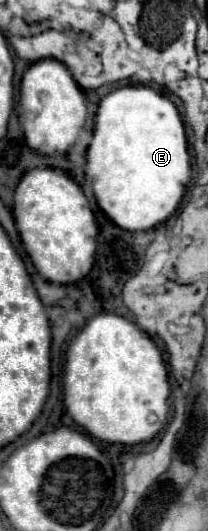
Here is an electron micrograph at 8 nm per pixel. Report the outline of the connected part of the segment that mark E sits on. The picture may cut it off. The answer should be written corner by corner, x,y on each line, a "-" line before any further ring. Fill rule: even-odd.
127,85
105,95
97,107
87,175
99,207
127,231
145,231
167,221
189,183
189,153
175,105
145,85

